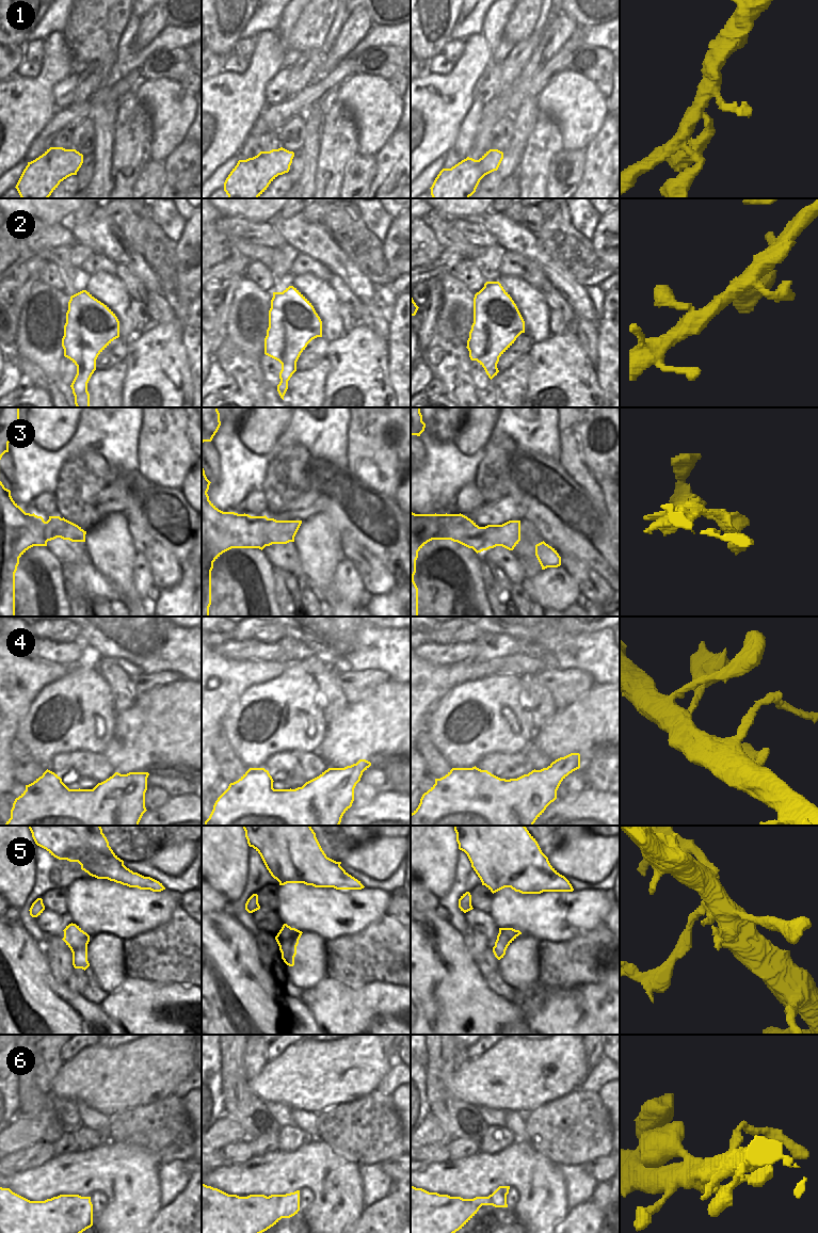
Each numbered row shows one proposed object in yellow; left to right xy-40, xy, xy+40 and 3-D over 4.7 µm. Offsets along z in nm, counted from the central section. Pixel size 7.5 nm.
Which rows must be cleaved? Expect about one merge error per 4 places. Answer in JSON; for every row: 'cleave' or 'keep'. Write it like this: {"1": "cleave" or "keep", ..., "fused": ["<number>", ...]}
{"1": "keep", "2": "keep", "3": "keep", "4": "cleave", "5": "keep", "6": "cleave", "fused": ["4", "6"]}

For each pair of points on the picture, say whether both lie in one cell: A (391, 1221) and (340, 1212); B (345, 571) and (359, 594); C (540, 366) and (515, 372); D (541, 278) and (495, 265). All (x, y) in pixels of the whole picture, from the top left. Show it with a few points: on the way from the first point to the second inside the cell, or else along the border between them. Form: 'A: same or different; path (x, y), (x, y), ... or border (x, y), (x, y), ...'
A: different; border (366, 1206), (355, 1221)
B: same; path (346, 576), (347, 581), (354, 589)
C: different; border (529, 354), (530, 373), (525, 393)
D: same; path (529, 272), (525, 272), (518, 266), (507, 265)

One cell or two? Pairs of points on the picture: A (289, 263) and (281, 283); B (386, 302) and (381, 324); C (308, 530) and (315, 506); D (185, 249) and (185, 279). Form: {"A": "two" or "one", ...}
{"A": "two", "B": "two", "C": "two", "D": "one"}

